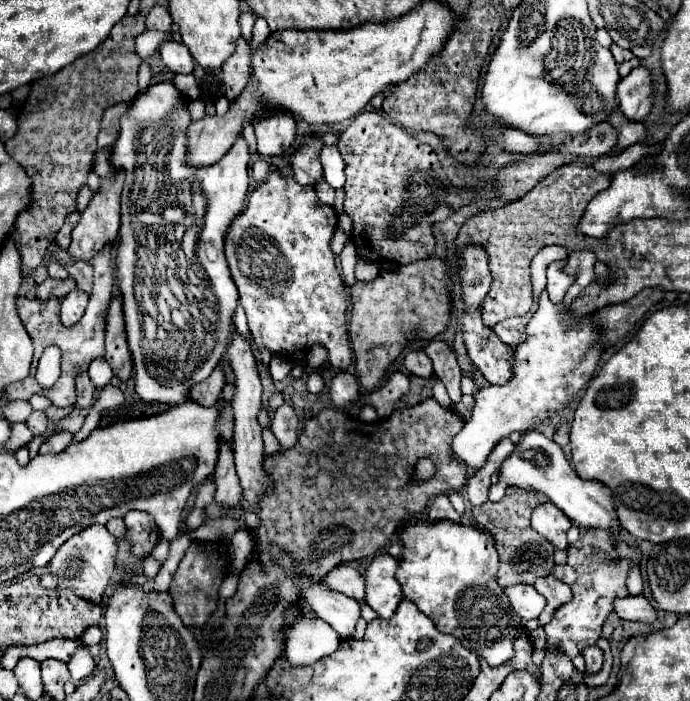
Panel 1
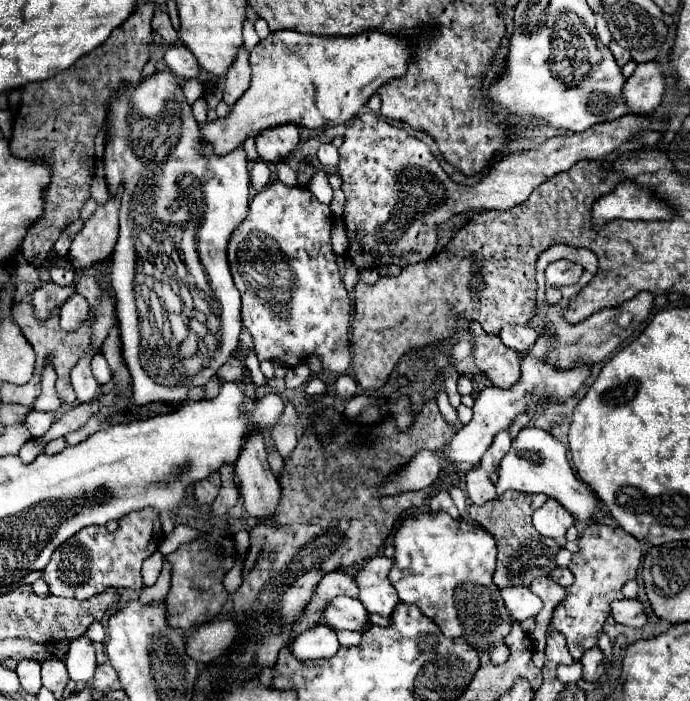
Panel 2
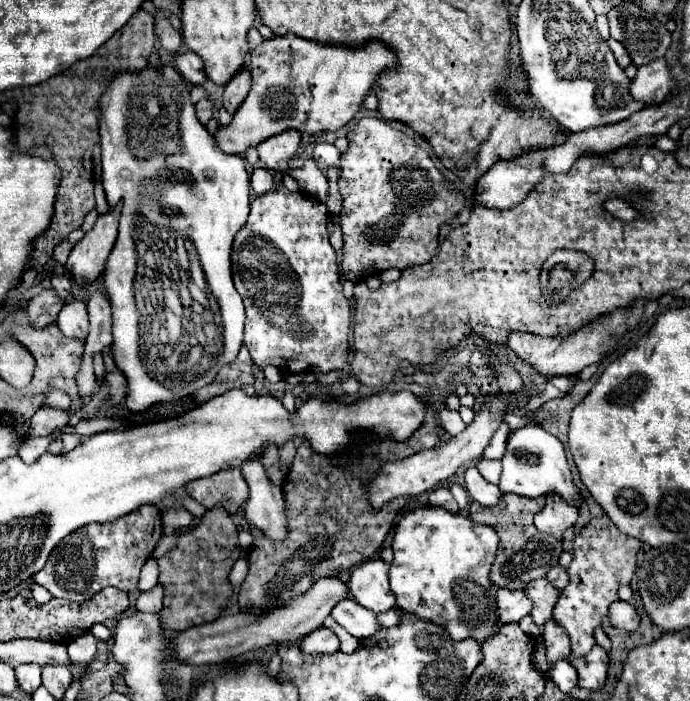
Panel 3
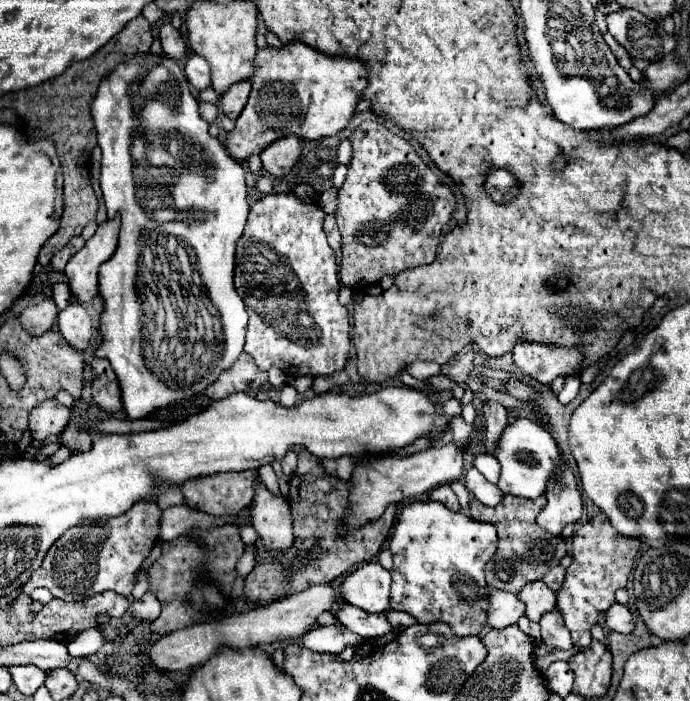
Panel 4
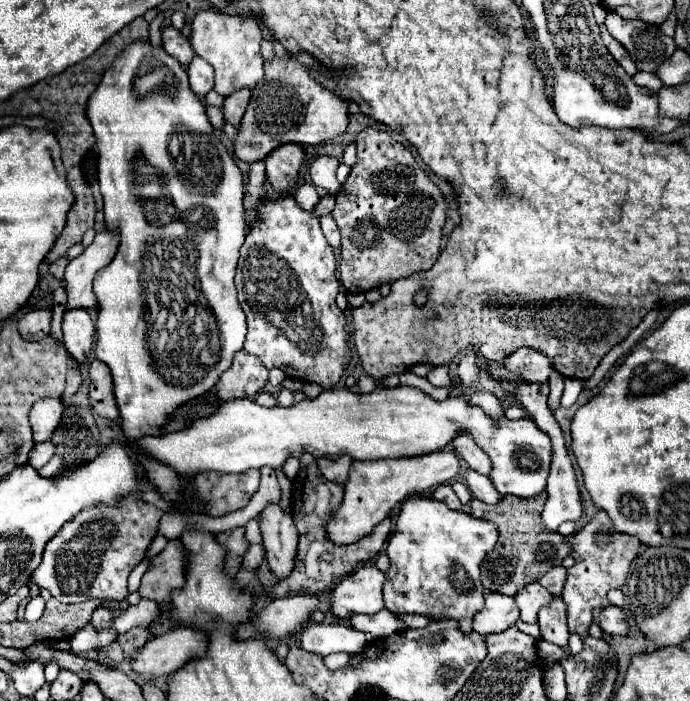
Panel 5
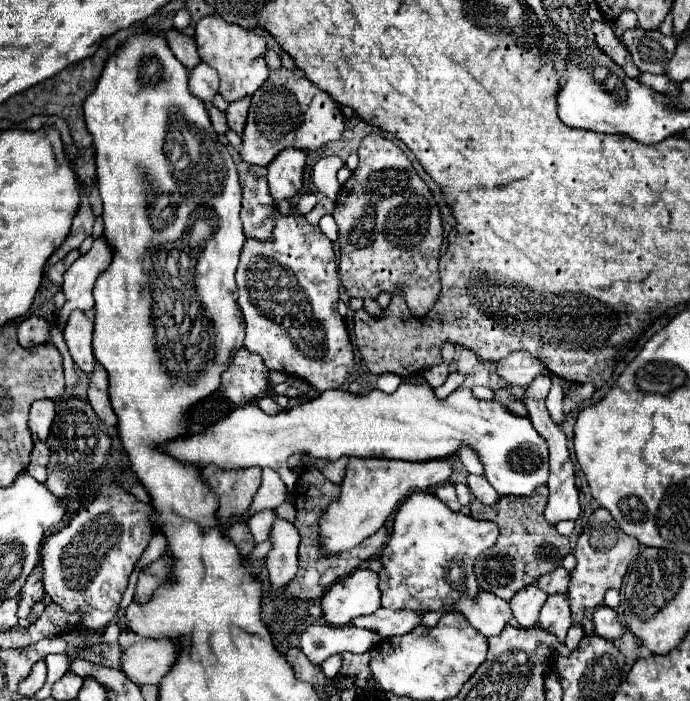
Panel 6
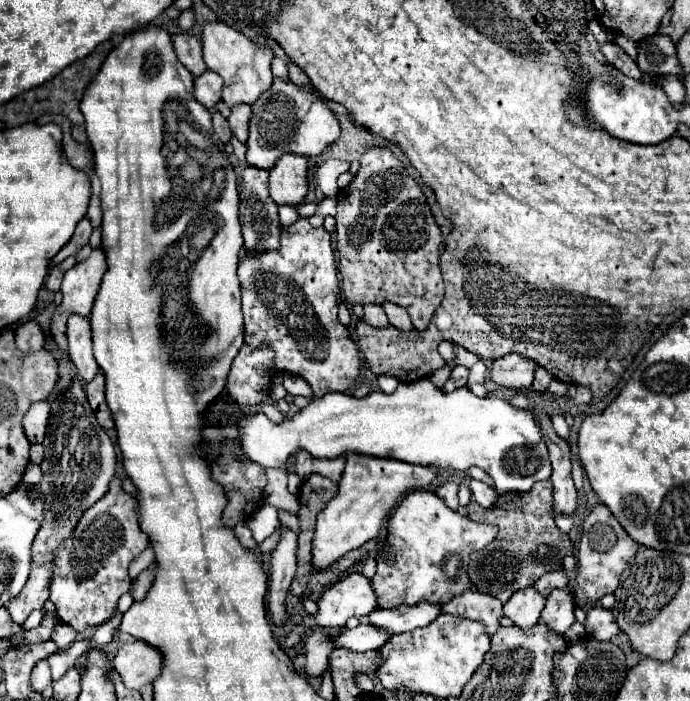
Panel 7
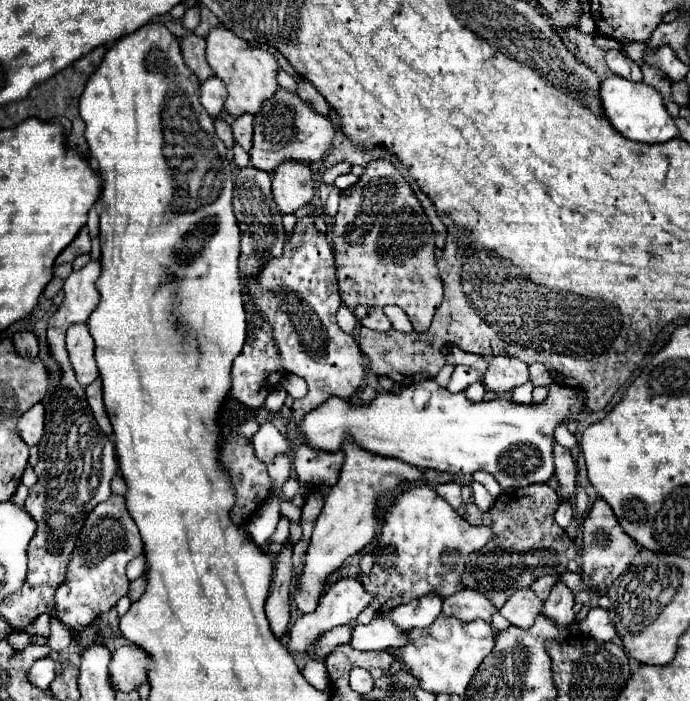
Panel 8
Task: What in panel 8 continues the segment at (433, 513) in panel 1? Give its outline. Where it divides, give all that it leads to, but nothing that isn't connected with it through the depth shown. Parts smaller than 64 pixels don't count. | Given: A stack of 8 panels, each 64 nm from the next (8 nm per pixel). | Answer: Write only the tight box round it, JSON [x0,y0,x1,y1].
[436,482,462,510]

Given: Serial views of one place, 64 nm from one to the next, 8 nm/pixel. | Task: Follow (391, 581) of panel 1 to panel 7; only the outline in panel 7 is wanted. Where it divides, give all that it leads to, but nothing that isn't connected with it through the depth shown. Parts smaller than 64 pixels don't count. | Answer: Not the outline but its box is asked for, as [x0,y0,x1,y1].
[286,572,378,648]

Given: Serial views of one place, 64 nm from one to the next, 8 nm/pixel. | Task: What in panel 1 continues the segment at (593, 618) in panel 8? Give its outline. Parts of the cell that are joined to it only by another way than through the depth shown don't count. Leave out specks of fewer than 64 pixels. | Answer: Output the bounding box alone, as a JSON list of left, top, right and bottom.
[614,596,652,622]

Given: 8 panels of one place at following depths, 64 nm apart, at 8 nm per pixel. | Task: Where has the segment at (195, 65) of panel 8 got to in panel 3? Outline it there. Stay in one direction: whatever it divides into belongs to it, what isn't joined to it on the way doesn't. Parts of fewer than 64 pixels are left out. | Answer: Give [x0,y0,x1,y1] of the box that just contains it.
[154,18,182,52]

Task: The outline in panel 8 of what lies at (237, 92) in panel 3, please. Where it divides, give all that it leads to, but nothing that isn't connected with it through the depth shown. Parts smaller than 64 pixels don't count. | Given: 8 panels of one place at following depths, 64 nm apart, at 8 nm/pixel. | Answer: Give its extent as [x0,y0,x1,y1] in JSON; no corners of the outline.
[232,116,254,152]

